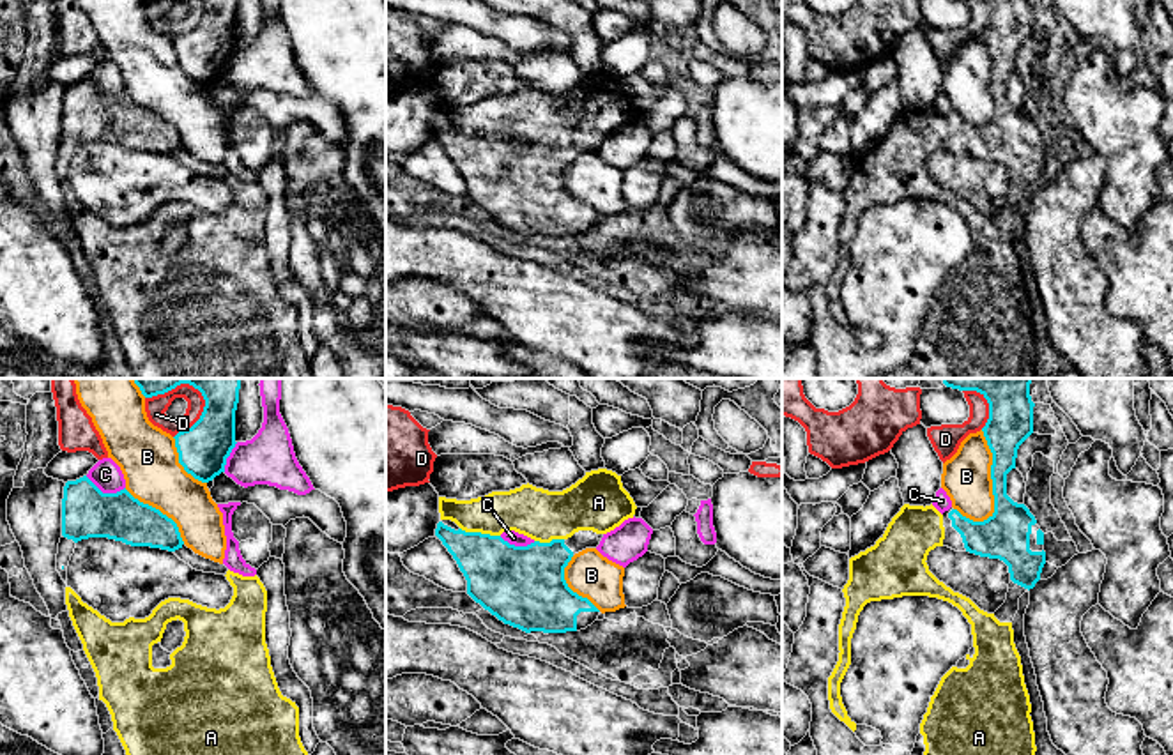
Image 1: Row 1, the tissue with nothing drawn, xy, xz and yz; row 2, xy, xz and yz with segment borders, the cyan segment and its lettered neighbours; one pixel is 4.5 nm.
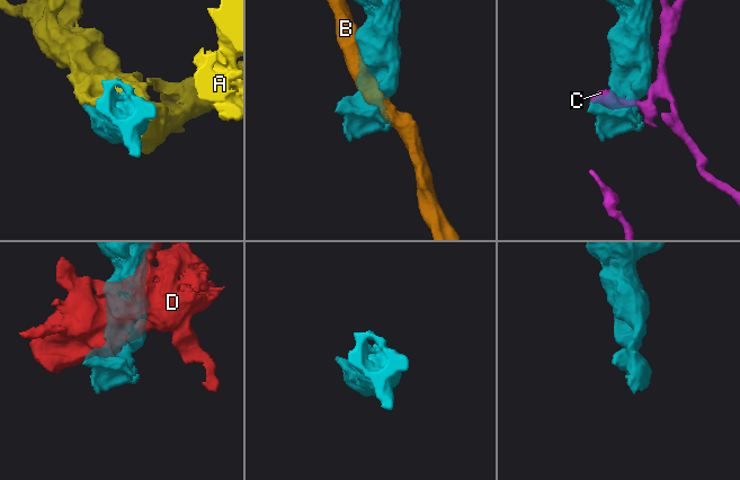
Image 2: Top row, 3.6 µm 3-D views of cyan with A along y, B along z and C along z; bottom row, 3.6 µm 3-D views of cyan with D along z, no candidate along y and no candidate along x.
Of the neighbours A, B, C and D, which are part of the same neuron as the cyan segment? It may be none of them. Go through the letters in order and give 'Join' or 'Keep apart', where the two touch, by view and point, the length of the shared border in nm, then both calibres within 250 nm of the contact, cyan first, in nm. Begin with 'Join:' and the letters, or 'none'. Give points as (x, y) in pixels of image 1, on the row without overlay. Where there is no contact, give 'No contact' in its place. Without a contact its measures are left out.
Join: A
A: Join. Touches cyan at xz (480, 137). Shared border 190 nm. Thickness 320 nm (cyan) against 220 nm
B: Keep apart. Touches cyan at yz (993, 85). Shared border 420 nm. Thickness 220 nm (cyan) against 220 nm
C: Keep apart. Touches cyan at xy (105, 98). Shared border 190 nm. Thickness 220 nm (cyan) against 140 nm
D: Keep apart. Touches cyan at xy (199, 23). Shared border 240 nm. Thickness 220 nm (cyan) against 90 nm

